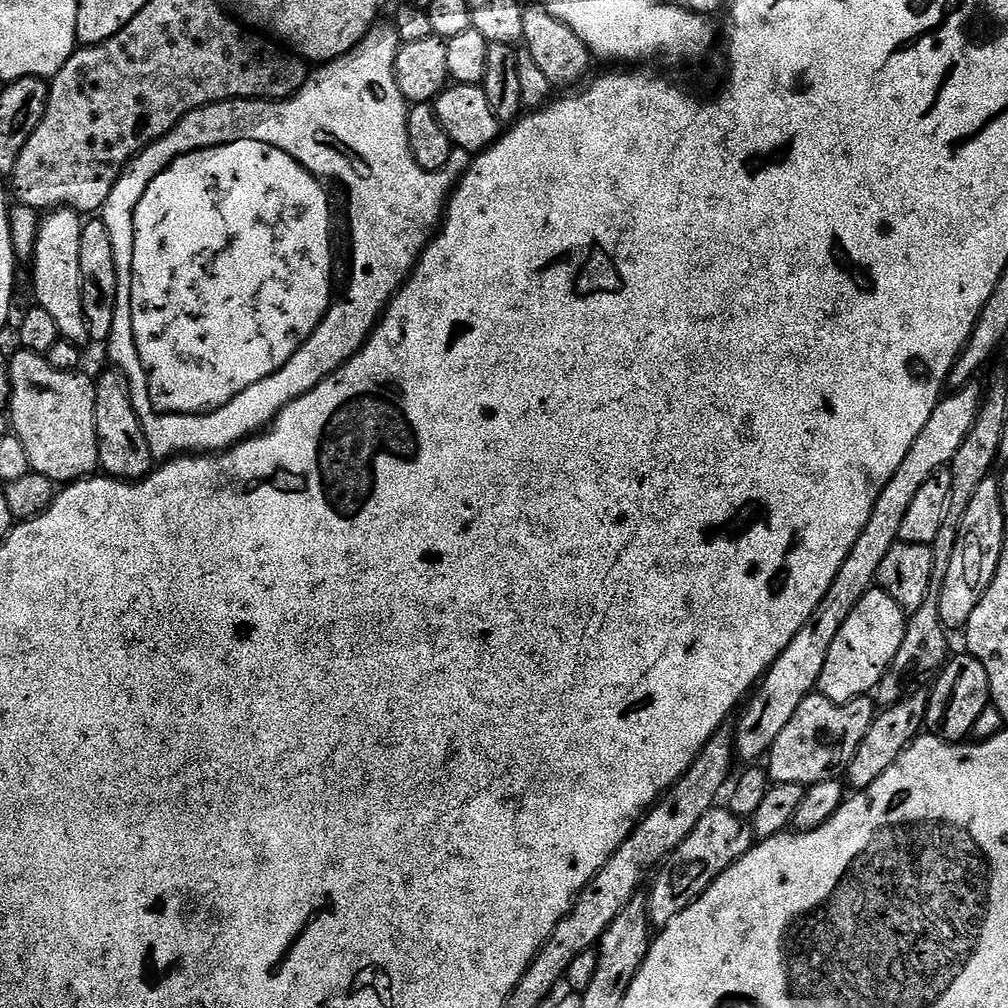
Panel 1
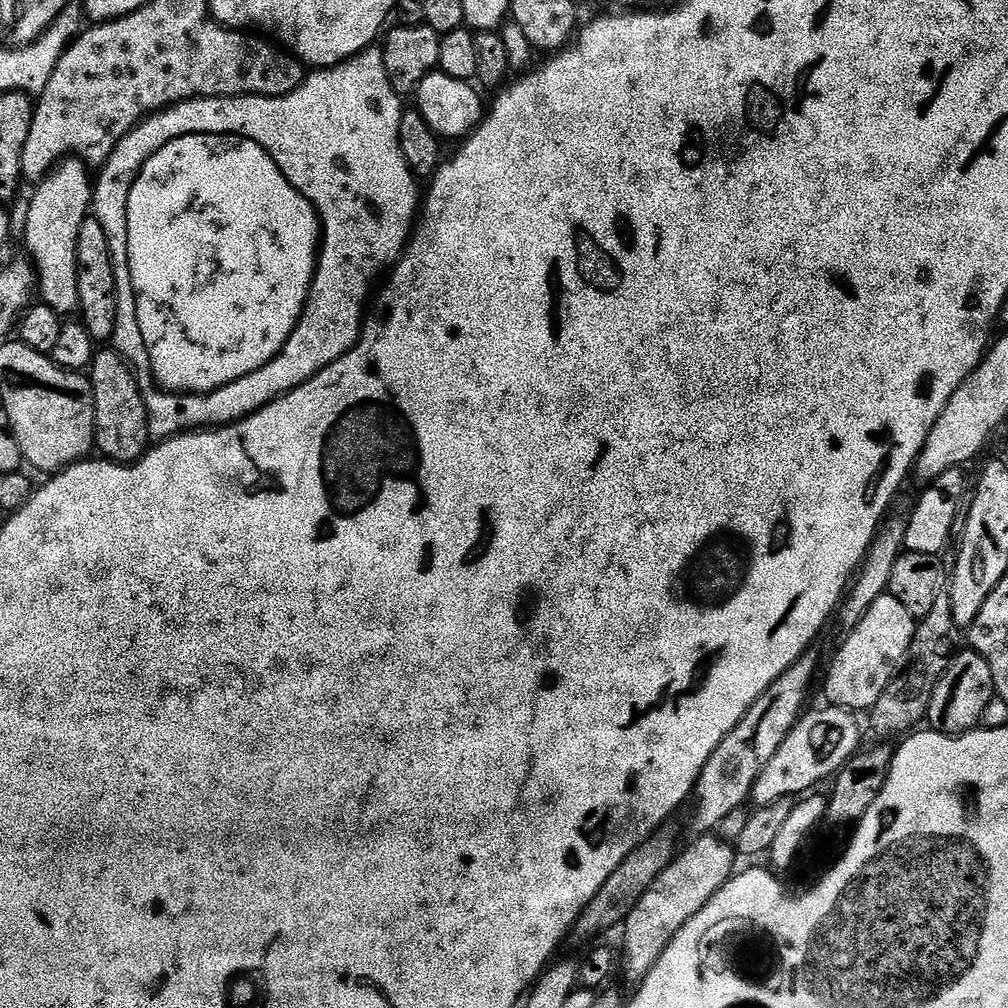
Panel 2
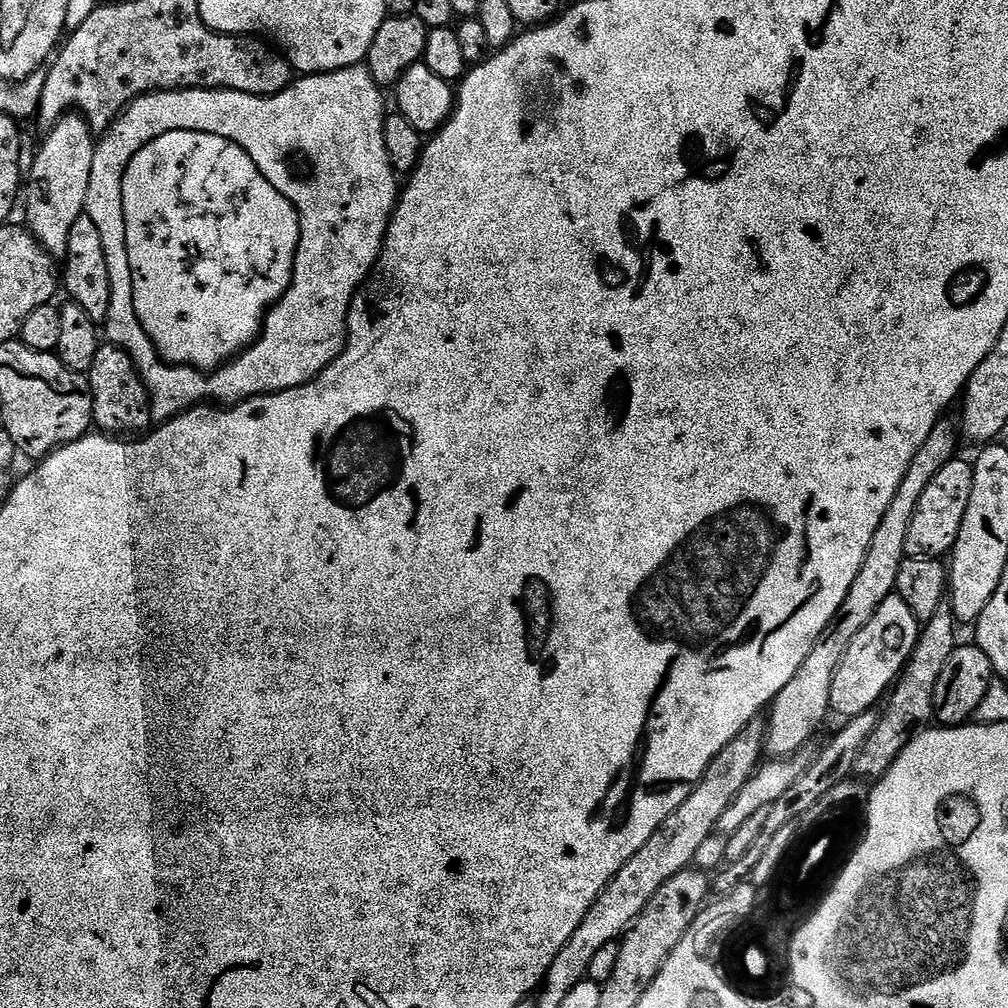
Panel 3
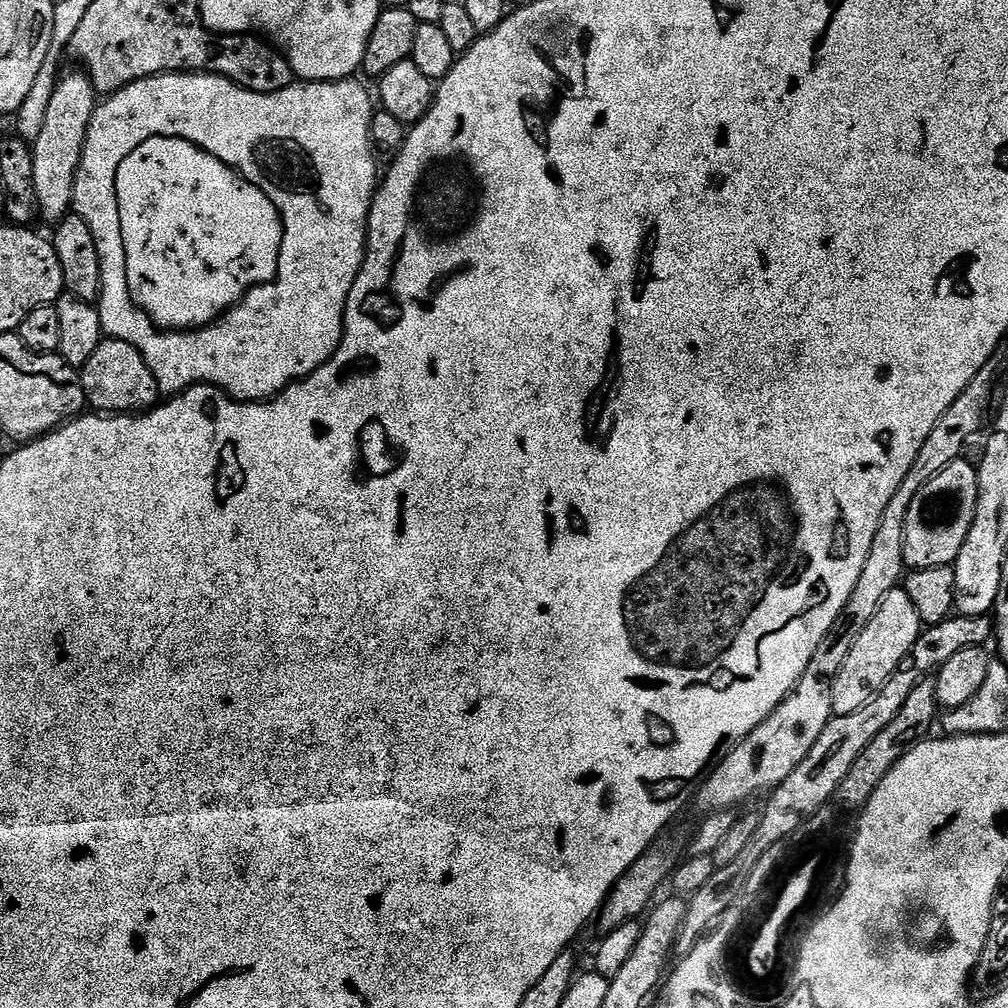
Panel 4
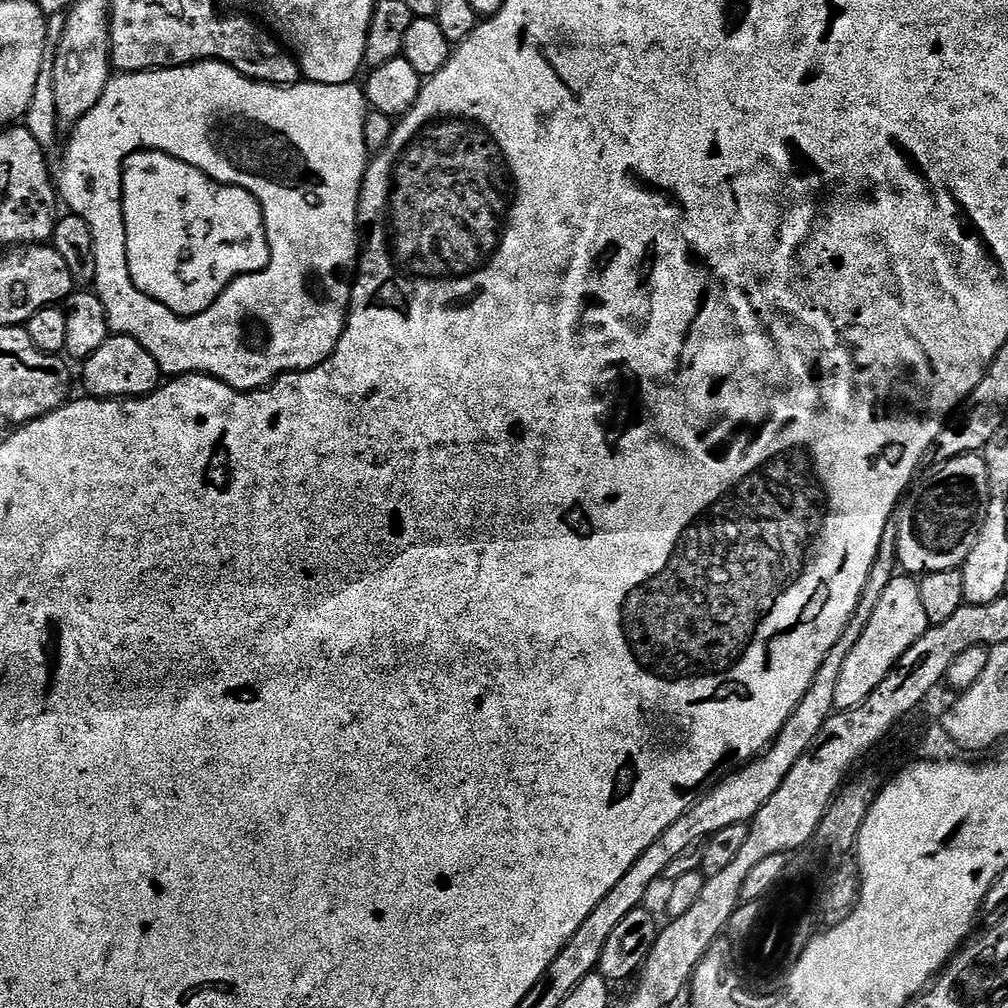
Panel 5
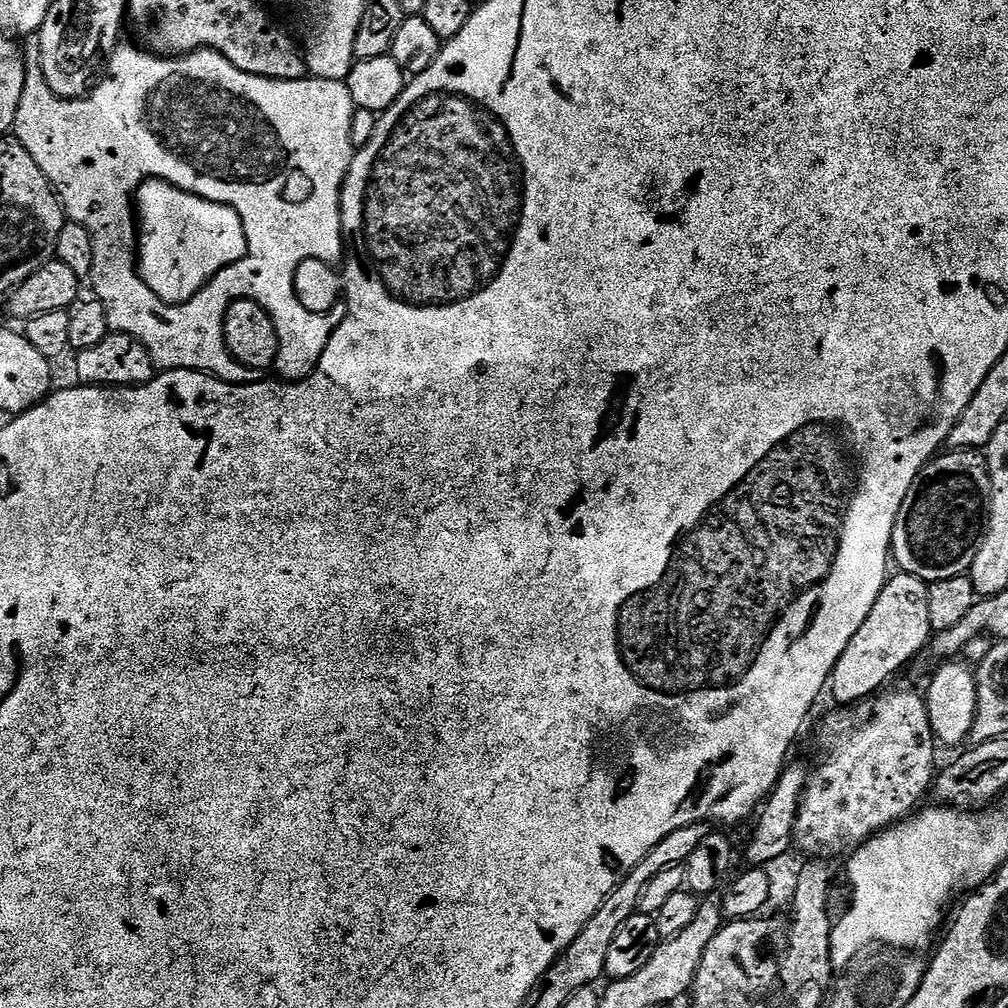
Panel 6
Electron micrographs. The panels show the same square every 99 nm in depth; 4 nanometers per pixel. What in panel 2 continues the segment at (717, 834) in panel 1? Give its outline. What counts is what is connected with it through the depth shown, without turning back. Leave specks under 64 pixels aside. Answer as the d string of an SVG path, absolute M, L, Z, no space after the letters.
M700 834L696 841L688 849L681 851L662 874L642 894L642 898L636 903L635 908L628 911L628 917L624 920L624 956L622 952L622 976L631 986L638 986L650 974L654 962L670 946L674 934L722 890L726 881L731 880L734 869L737 867L737 853L729 841L720 839L716 834Z

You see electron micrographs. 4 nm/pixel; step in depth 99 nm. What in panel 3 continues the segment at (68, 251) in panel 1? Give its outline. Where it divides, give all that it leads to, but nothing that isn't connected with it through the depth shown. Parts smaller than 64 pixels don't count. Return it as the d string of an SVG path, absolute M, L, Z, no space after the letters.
M66 114L61 118L61 120L51 125L48 137L44 140L44 145L36 152L36 157L32 160L32 169L27 169L26 172L26 200L28 196L28 221L26 221L26 227L29 232L31 232L33 238L43 246L46 251L49 252L54 258L62 258L66 254L66 241L70 239L70 230L74 226L74 222L78 222L80 216L85 215L87 206L88 206L88 191L90 190L90 178L92 177L92 171L94 170L94 154L96 153L97 141L92 140L94 137L93 129L90 127L87 120L79 114Z

